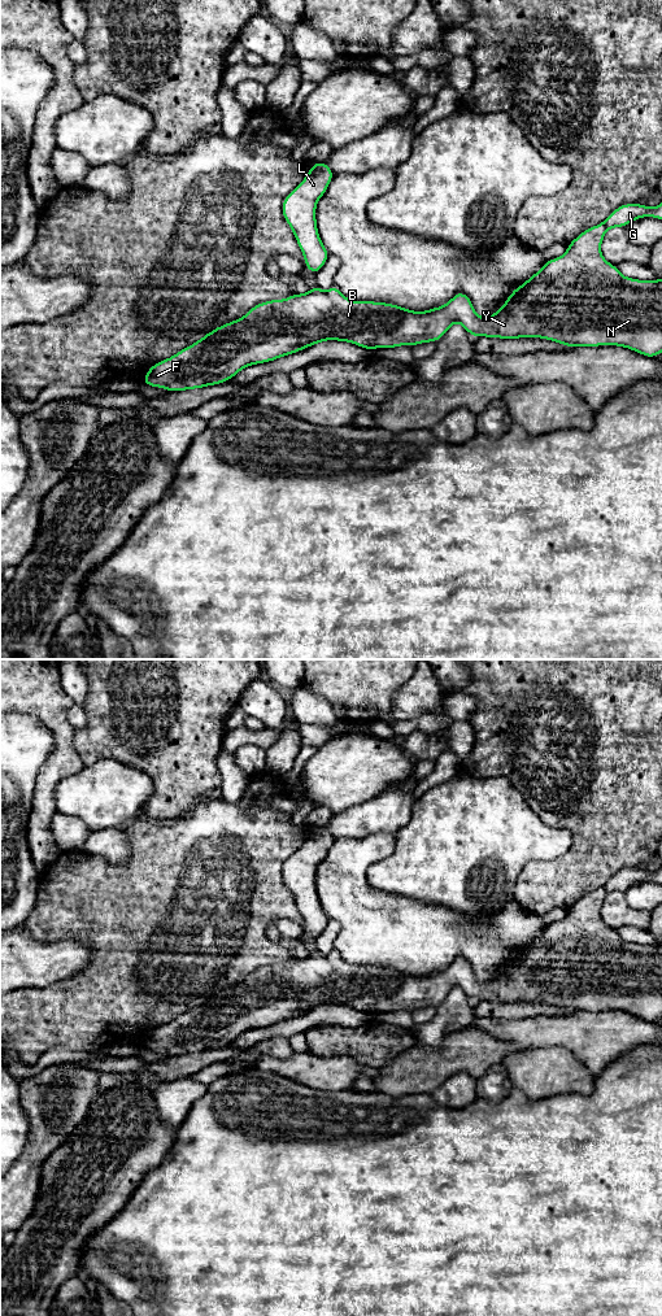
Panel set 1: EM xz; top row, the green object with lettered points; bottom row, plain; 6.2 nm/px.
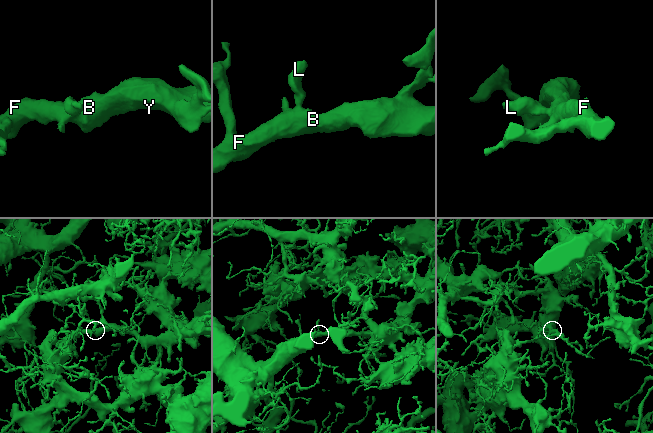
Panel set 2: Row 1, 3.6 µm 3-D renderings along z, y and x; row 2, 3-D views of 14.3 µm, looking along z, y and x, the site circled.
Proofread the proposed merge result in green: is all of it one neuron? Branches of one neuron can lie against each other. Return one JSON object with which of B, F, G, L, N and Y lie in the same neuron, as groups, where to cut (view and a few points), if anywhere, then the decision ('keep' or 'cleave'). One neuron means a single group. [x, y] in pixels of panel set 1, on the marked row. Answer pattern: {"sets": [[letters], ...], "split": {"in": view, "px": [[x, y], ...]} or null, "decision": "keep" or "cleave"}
{"sets": [["B", "F", "G", "L", "N", "Y"]], "split": null, "decision": "keep"}

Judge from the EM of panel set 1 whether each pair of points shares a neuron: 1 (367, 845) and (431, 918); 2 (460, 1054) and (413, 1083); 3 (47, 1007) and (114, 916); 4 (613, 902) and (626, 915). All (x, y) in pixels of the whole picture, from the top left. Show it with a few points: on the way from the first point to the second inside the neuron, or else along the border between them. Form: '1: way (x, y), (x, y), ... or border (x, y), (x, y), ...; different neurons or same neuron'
1: way (360, 872), (360, 885), (392, 918), (404, 918); same neuron
2: way (448, 1058), (430, 1066), (425, 1071); same neuron
3: way (73, 997), (114, 955), (114, 942); same neuron
4: way (615, 905), (623, 913); same neuron

